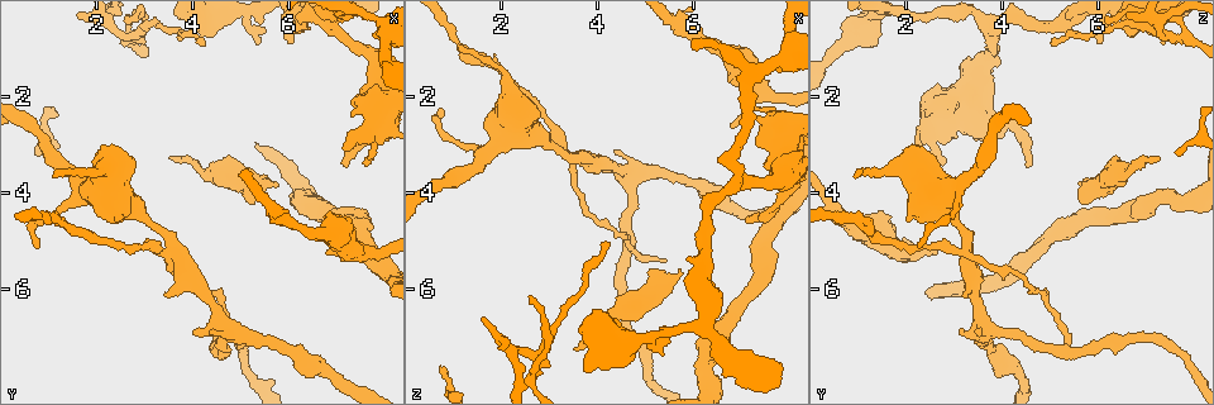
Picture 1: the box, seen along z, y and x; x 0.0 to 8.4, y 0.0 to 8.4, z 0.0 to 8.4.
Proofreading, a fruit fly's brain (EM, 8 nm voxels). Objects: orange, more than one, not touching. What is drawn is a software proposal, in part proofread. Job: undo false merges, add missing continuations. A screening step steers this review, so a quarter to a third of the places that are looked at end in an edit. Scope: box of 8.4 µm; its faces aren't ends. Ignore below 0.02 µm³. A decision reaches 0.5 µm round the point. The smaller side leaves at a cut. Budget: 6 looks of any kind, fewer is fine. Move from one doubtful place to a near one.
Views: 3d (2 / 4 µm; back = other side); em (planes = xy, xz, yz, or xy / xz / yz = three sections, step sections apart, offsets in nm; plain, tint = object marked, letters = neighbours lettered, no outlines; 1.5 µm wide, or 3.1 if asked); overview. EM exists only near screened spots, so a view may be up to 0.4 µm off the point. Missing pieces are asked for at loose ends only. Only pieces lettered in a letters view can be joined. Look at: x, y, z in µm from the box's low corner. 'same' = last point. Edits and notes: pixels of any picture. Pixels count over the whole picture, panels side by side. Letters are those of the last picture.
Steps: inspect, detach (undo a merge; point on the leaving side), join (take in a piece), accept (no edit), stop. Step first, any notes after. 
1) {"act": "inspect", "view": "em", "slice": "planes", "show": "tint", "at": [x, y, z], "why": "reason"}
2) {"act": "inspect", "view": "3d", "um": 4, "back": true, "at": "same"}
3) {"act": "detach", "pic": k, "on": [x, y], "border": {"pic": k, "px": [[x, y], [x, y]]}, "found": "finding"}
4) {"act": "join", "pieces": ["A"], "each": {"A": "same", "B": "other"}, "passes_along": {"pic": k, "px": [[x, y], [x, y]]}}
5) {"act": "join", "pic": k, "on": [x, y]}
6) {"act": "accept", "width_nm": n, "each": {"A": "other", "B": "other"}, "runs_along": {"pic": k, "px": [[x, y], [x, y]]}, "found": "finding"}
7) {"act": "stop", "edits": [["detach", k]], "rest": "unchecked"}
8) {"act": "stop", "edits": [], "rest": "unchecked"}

{"act": "inspect", "view": "em", "slice": "xy", "step": 4, "show": "tint", "at": [6.10, 0.85, 6.05], "why": "an open end"}

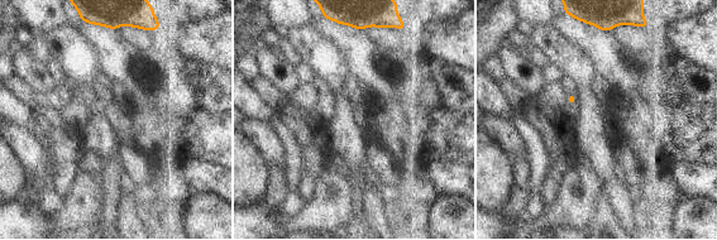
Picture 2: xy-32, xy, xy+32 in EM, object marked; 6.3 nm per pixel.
{"act": "inspect", "view": "em", "slice": "planes", "show": "letters", "at": "same", "why": "another direction"}

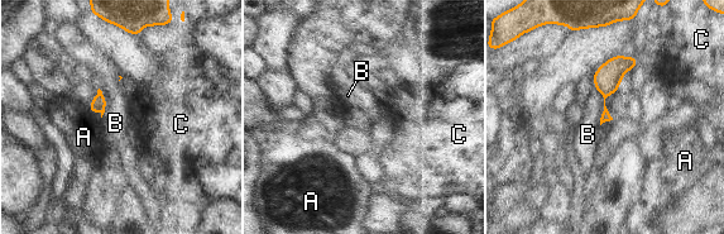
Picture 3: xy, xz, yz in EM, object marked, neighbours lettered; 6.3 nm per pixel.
{"act": "accept", "longest_contact_nm": ["B", 240], "each": {"A": "other", "B": "other", "C": "other"}, "border": {"pic": 3, "px": [[595, 87], [603, 98], [600, 124]]}, "found": "none of them fits"}

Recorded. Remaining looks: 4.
{"act": "inspect", "view": "3d", "um": 2, "at": [7.10, 3.40, 4.65], "why": "an open end"}

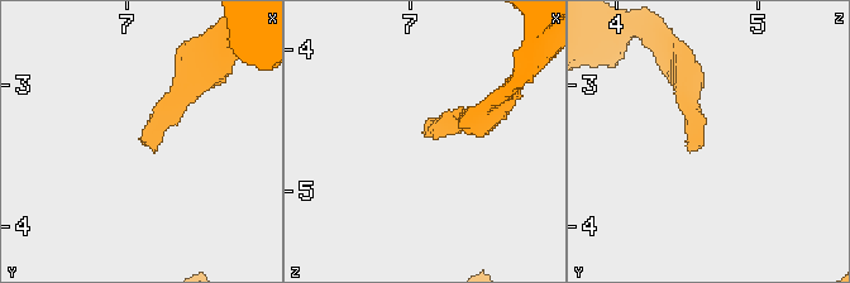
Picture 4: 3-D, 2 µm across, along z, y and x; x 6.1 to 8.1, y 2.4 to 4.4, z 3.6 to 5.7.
{"act": "inspect", "view": "em", "slice": "yz", "step": 4, "show": "tint", "at": [7.12, 3.44, 4.64], "why": "now the EM"}

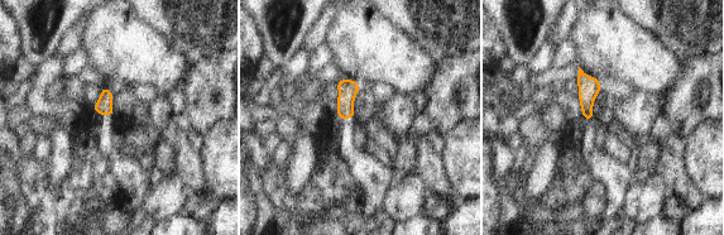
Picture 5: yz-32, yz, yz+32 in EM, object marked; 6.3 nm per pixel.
{"act": "inspect", "view": "em", "slice": "planes", "show": "letters", "at": "same", "why": "cut it another way"}

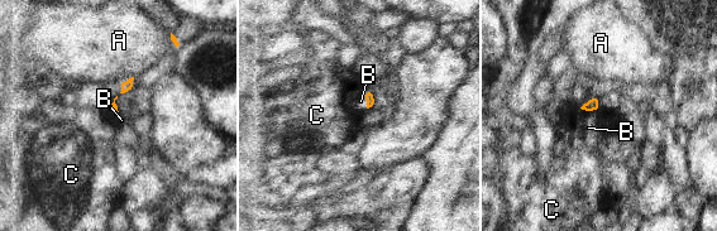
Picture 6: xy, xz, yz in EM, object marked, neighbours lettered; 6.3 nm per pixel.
{"act": "join", "pieces": ["B"], "each": {"A": "other", "B": "same", "C": "other"}, "found": "the neuron continues"}

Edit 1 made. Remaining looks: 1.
{"act": "stop", "edits": [["join", 6]], "rest": "unchecked"}

